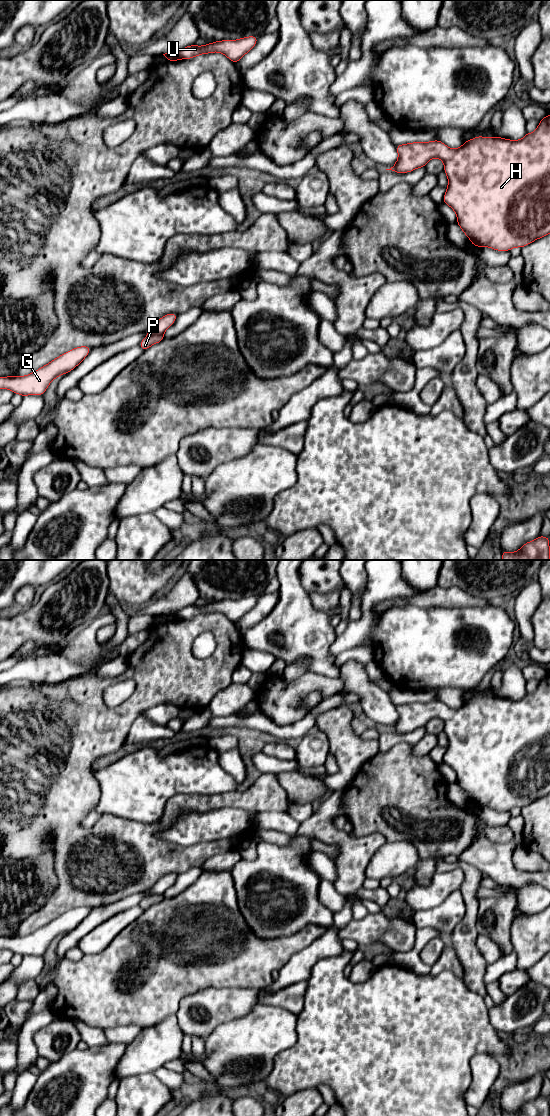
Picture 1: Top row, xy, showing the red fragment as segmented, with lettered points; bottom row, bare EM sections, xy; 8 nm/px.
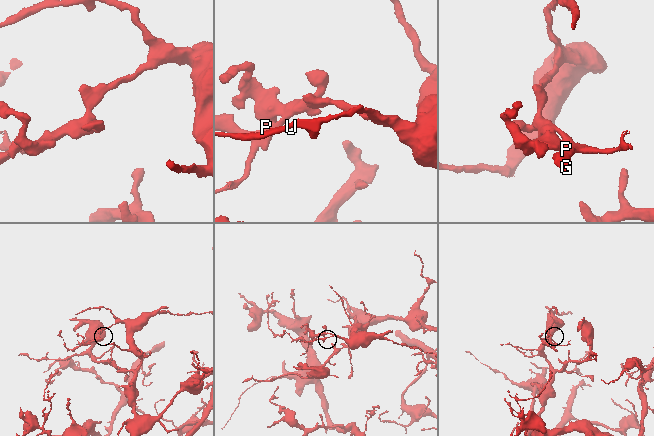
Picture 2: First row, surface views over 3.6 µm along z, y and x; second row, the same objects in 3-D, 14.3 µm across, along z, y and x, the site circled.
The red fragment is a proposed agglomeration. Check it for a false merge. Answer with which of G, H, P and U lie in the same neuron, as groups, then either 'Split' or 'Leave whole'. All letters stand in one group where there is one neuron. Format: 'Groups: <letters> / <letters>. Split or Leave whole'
Groups: G H U / P. Split

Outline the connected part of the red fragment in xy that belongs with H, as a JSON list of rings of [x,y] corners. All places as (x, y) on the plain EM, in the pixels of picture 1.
[[[550,674],[540,680],[534,692],[526,693],[516,701],[496,696],[477,696],[457,709],[449,708],[439,700],[401,704],[396,709],[398,720],[386,730],[408,733],[425,727],[433,718],[443,721],[449,741],[443,762],[455,771],[457,784],[474,806],[510,811],[550,794]]]

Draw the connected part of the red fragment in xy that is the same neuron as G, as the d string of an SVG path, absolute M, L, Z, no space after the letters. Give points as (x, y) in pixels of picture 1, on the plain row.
M88 906L74 908L26 936L0 937L0 949L9 949L23 957L43 955L55 938L72 931L84 920L91 909Z

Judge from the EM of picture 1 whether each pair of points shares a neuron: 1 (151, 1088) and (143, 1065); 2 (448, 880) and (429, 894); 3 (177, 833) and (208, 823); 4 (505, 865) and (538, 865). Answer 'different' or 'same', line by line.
1: different
2: same
3: same
4: different

